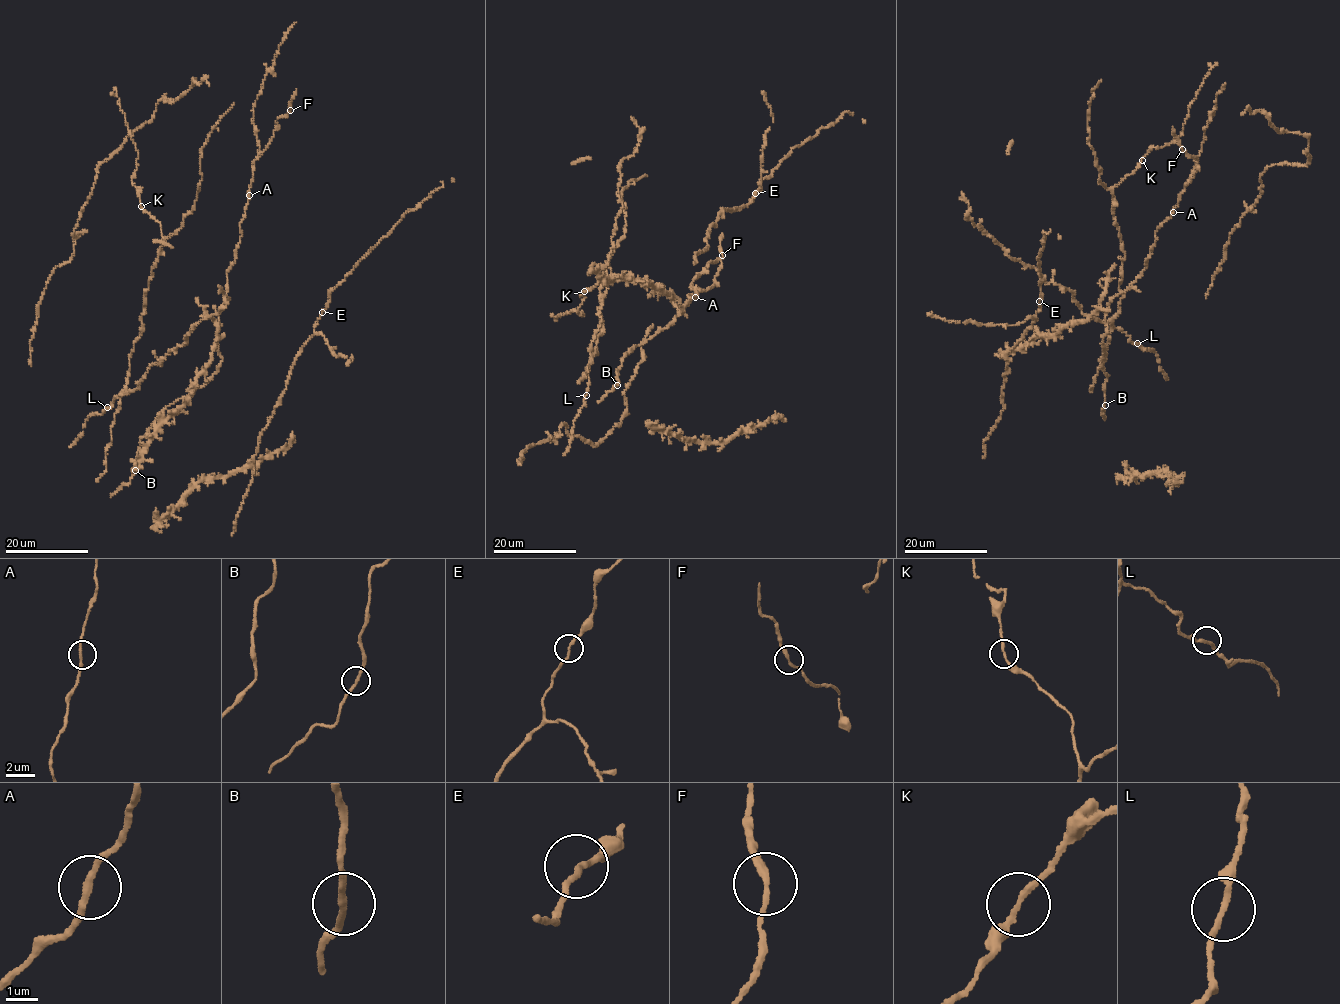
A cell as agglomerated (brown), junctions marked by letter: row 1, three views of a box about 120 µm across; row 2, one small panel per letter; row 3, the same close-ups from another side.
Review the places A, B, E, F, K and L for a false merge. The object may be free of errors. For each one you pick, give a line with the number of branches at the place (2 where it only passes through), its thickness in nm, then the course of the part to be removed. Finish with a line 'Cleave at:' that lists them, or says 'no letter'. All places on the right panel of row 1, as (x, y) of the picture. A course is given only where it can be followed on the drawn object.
Cleave at: no letter

